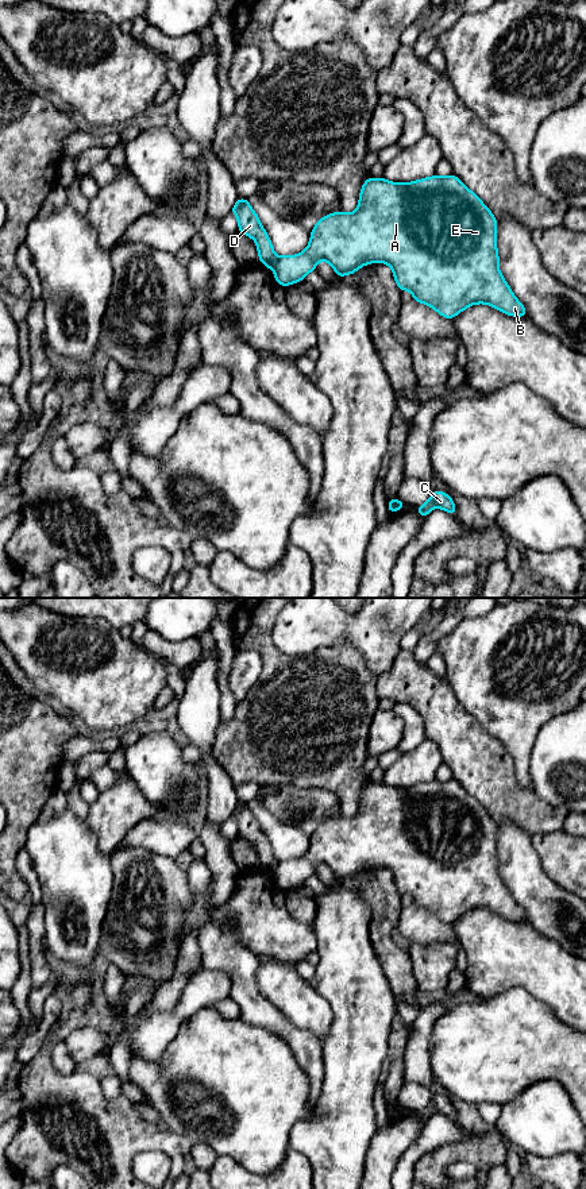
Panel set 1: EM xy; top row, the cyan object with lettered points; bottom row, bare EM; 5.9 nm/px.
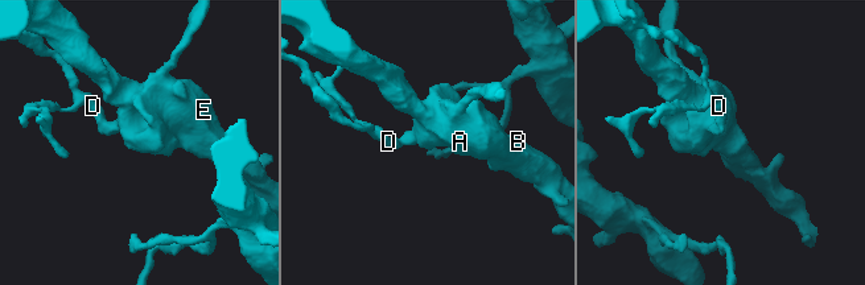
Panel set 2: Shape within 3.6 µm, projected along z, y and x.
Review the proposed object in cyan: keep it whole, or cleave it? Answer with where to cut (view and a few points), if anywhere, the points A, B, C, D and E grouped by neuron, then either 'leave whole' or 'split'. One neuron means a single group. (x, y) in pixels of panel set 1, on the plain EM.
cut in xy along (278, 863), (273, 873); A B E / C D; split

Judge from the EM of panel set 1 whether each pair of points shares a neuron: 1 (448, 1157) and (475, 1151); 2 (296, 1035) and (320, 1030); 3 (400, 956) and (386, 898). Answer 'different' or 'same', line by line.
1: same
2: different
3: same

